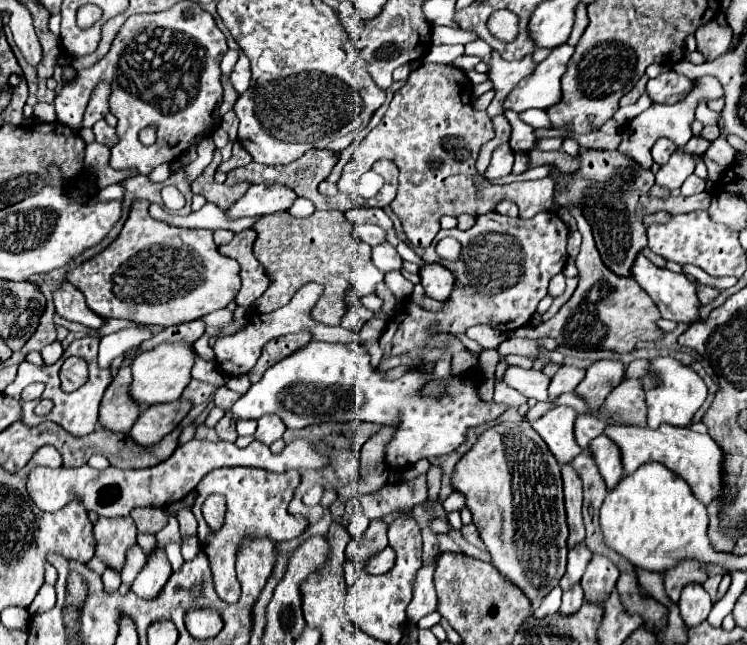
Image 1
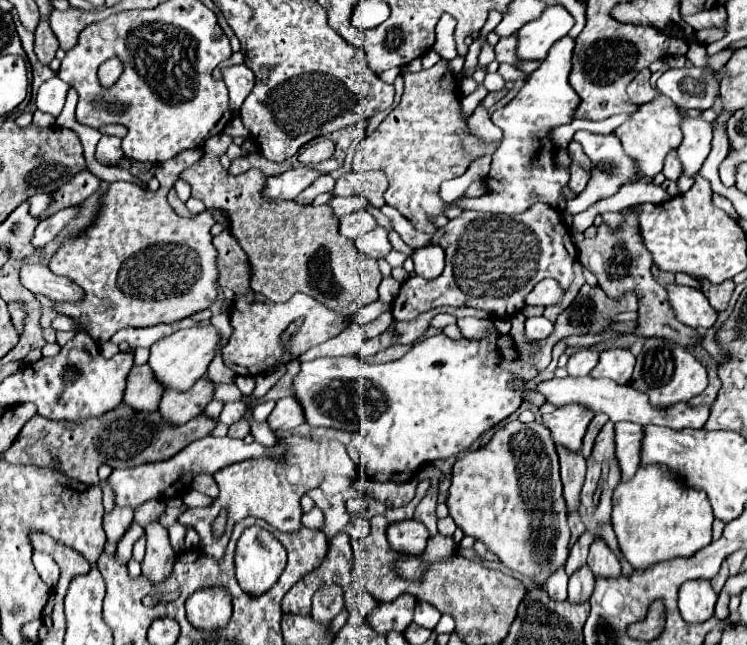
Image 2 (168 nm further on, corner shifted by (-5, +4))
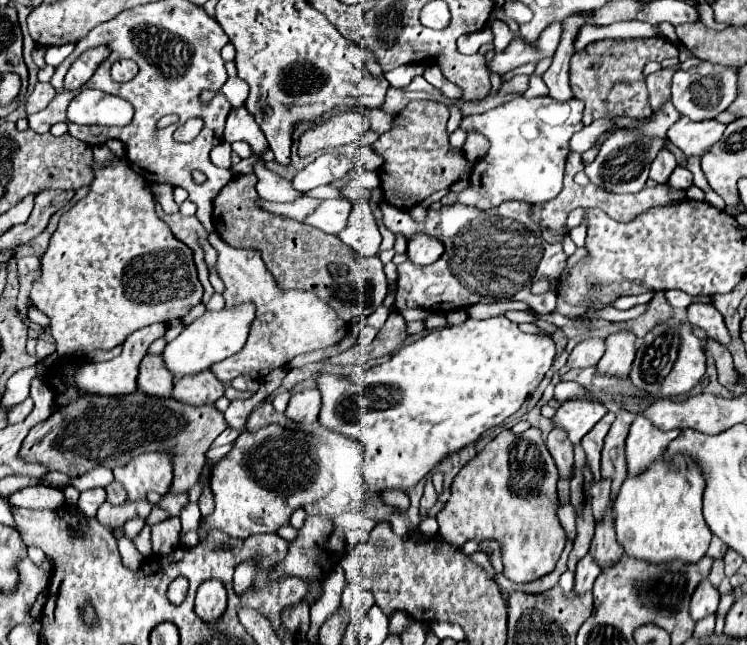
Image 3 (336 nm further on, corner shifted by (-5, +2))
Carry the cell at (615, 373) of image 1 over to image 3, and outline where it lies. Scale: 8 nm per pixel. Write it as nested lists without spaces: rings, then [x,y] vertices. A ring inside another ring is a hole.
[[[619,331],[605,339],[607,351],[601,357],[597,369],[603,375],[619,375],[627,377],[631,371],[631,363],[635,359],[635,341],[637,337],[631,331]]]

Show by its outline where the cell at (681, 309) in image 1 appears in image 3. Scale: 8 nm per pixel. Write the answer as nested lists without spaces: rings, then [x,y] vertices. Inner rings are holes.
[[[703,303],[691,305],[687,309],[687,319],[691,325],[699,327],[699,331],[703,331],[709,339],[715,339],[721,345],[731,343],[731,335],[725,327],[725,321],[713,305],[703,305]]]

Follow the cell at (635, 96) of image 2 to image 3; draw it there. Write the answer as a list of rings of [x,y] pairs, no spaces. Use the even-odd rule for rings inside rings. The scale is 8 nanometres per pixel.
[[[679,65],[675,67],[667,67],[667,69],[661,69],[653,75],[649,75],[645,81],[647,81],[647,89],[649,89],[649,103],[653,109],[661,107],[663,101],[667,101],[671,97],[671,91],[669,91],[669,83],[671,83],[671,77],[673,73],[679,69]]]

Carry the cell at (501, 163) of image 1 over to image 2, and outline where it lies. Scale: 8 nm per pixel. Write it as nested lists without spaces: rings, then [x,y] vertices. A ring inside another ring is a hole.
[[[569,35],[559,39],[551,47],[541,67],[527,77],[517,97],[491,115],[493,123],[503,131],[503,141],[499,149],[493,153],[491,173],[487,179],[491,181],[487,183],[489,193],[479,198],[462,197],[457,200],[458,207],[464,210],[513,215],[527,211],[527,207],[531,207],[537,201],[543,201],[559,211],[565,209],[561,187],[567,185],[569,171],[553,163],[555,147],[547,139],[547,131],[561,123],[569,123],[573,119],[573,111],[579,105],[579,95],[567,81],[571,71],[573,47],[575,39],[571,39]]]

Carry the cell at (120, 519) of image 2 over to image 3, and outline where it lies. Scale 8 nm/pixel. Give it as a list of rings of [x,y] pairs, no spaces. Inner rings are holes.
[[[147,499],[127,501],[123,505],[111,505],[111,503],[105,501],[97,511],[97,519],[103,525],[115,529],[115,527],[121,527],[125,521],[129,521],[133,517],[143,517],[145,519],[151,513],[151,509],[153,509],[153,503],[149,503]]]

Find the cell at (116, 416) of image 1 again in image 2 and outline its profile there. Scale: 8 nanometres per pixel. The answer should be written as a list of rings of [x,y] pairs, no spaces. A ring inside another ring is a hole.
[[[149,365],[133,367],[127,375],[127,387],[123,403],[135,411],[155,411],[161,399],[163,387],[155,381]]]

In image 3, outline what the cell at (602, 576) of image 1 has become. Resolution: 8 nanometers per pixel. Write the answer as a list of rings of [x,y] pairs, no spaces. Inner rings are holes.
[[[611,505],[607,509],[607,513],[603,515],[603,519],[595,527],[595,537],[591,541],[591,551],[589,553],[595,557],[599,567],[613,565],[623,555],[623,547],[615,539],[615,523],[613,523]]]

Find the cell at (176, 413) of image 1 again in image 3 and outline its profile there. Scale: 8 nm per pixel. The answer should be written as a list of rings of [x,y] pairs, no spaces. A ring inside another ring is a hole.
[[[209,371],[195,373],[191,377],[179,377],[175,379],[173,397],[177,401],[185,401],[189,405],[211,405],[219,397],[223,397],[225,385]]]

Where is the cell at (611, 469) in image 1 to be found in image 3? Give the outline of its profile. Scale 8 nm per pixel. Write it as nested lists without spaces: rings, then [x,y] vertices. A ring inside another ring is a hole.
[[[637,417],[631,425],[629,437],[627,437],[627,465],[629,475],[637,475],[645,471],[653,461],[657,461],[663,455],[663,449],[681,433],[681,429],[673,431],[659,431],[647,417]]]

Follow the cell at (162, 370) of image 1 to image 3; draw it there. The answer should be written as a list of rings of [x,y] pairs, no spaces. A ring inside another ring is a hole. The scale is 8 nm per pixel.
[[[239,303],[235,307],[223,307],[221,311],[205,311],[199,319],[187,325],[177,339],[167,343],[163,357],[165,357],[169,371],[177,377],[193,375],[193,373],[201,373],[209,369],[213,363],[219,363],[235,355],[237,351],[243,349],[253,319],[255,319],[253,303]]]

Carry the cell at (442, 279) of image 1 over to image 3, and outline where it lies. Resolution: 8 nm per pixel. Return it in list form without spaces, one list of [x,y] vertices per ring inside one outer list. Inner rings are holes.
[[[415,233],[415,237],[411,237],[407,245],[407,257],[415,265],[429,265],[443,255],[443,243],[427,233]]]

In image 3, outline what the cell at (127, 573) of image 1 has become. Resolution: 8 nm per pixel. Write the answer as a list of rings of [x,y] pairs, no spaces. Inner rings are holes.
[[[145,525],[145,527],[141,529],[141,533],[133,539],[133,543],[135,543],[135,547],[139,549],[139,553],[141,553],[143,557],[149,557],[149,555],[151,555],[151,527]]]

